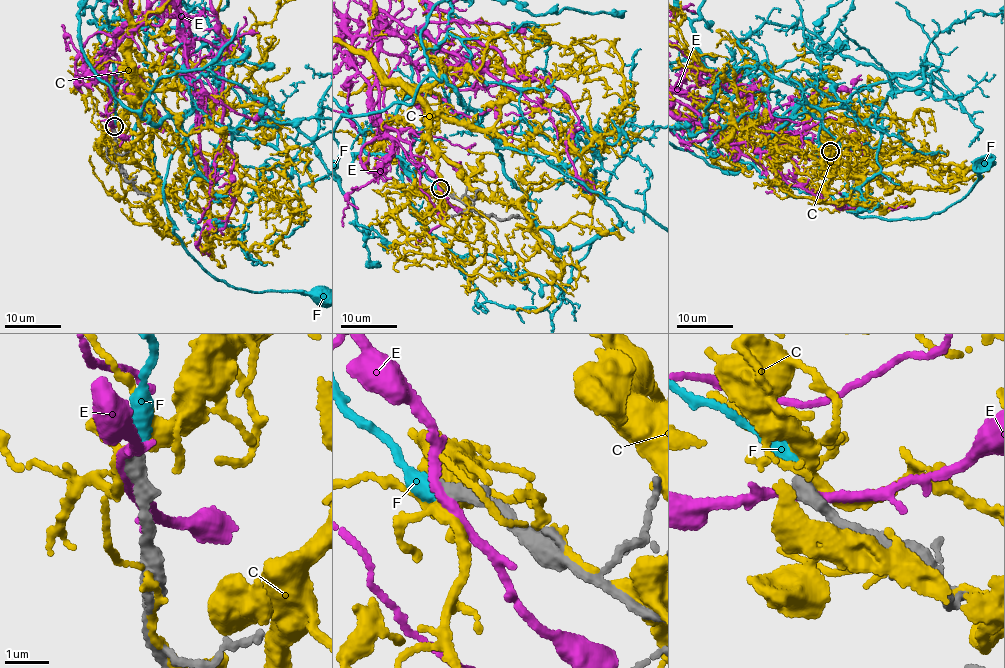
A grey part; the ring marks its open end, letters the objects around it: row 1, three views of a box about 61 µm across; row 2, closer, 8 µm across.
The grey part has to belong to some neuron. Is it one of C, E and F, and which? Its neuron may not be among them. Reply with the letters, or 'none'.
F

